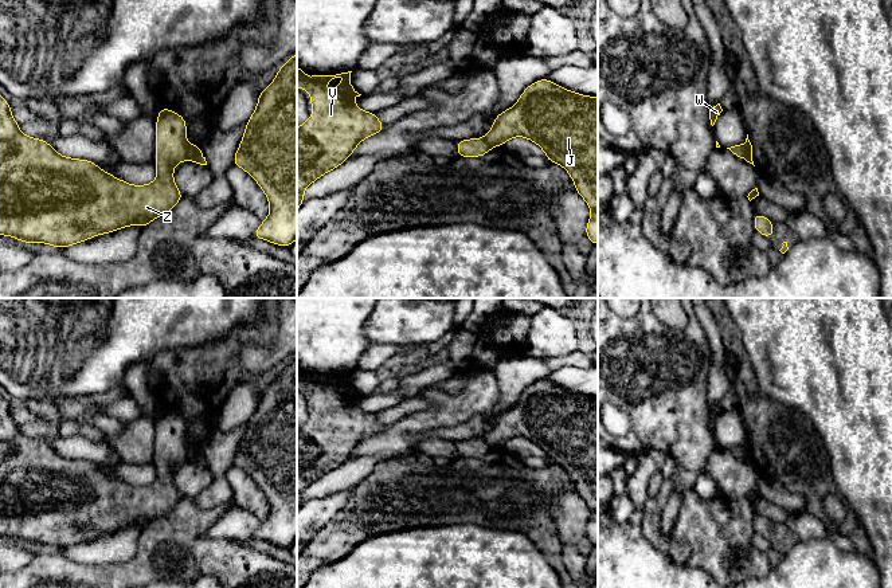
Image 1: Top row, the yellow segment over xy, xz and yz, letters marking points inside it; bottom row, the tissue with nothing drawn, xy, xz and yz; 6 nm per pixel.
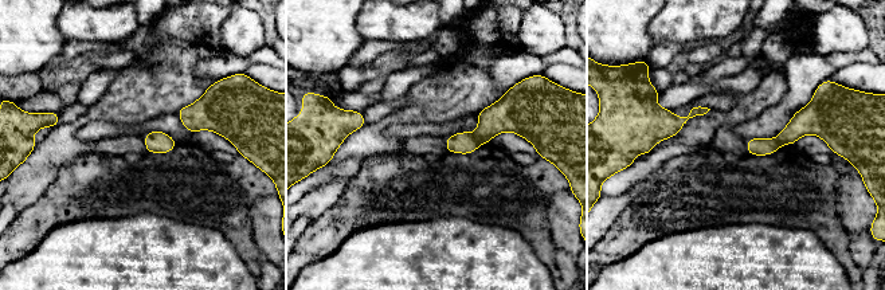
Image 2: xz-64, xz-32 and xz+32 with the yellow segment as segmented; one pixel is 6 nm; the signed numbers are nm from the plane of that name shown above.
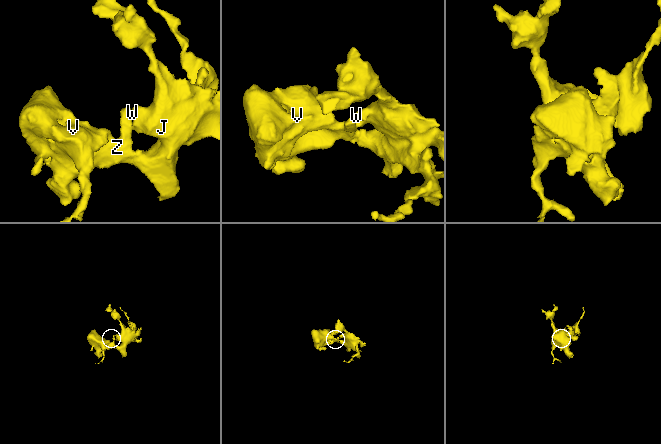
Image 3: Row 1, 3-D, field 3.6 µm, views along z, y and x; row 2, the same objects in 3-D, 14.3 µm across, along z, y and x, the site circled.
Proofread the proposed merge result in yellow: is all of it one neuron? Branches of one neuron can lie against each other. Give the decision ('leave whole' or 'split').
leave whole

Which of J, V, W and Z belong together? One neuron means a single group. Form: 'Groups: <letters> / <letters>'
Groups: J V W Z

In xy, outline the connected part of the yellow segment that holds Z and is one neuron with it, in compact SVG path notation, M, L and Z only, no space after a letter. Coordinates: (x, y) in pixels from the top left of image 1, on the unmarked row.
M0 396L0 536L64 549L128 526L146 528L184 498L173 482L176 464L191 460L207 466L199 444L189 446L185 432L183 416L160 407L156 422L157 478L146 486L132 486L102 471L94 462L63 458L44 440L23 435L11 415L11 405Z

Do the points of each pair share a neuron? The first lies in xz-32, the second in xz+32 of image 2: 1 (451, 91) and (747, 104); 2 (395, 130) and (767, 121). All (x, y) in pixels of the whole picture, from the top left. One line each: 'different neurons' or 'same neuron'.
1: same neuron
2: same neuron

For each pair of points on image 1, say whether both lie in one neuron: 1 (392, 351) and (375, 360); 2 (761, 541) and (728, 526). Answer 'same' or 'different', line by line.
1: same
2: different

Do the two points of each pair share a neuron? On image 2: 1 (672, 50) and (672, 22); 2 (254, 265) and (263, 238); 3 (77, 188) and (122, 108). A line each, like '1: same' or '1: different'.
1: different
2: different
3: different

